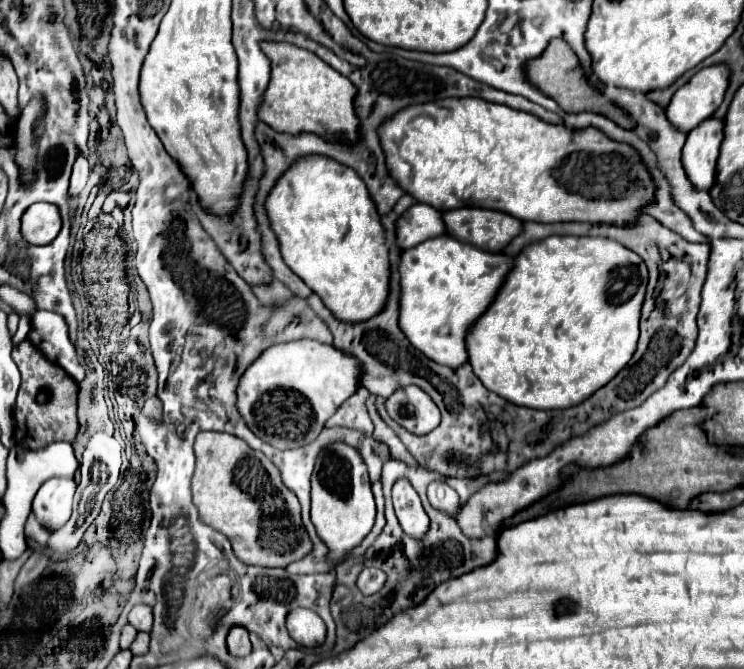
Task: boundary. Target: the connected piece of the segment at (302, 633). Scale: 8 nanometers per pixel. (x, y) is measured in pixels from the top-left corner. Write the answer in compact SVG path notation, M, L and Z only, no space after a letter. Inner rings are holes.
M293 609L287 617L289 635L305 647L315 647L325 641L325 623L311 609Z

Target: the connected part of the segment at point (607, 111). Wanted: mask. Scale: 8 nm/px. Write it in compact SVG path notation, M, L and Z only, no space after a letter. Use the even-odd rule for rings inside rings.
M553 39L541 57L527 63L527 77L533 85L541 87L543 93L547 93L551 99L555 99L569 113L581 113L581 111L601 113L601 115L607 115L611 121L615 121L619 127L633 129L637 123L629 117L623 117L623 109L619 105L615 105L613 101L603 99L603 95L595 87L591 89L591 83L587 81L583 69L577 69L577 67L579 67L579 59L573 53L573 49L563 39Z

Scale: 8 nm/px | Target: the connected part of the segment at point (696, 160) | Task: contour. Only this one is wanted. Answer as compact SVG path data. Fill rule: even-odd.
M709 117L687 133L683 147L683 167L697 189L709 189L715 183L715 165L723 141L723 119Z

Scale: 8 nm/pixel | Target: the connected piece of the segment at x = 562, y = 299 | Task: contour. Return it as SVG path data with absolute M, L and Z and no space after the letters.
M547 237L515 257L515 267L491 307L467 335L469 363L481 383L507 401L533 409L567 409L613 379L637 349L647 267L631 249L605 237Z

